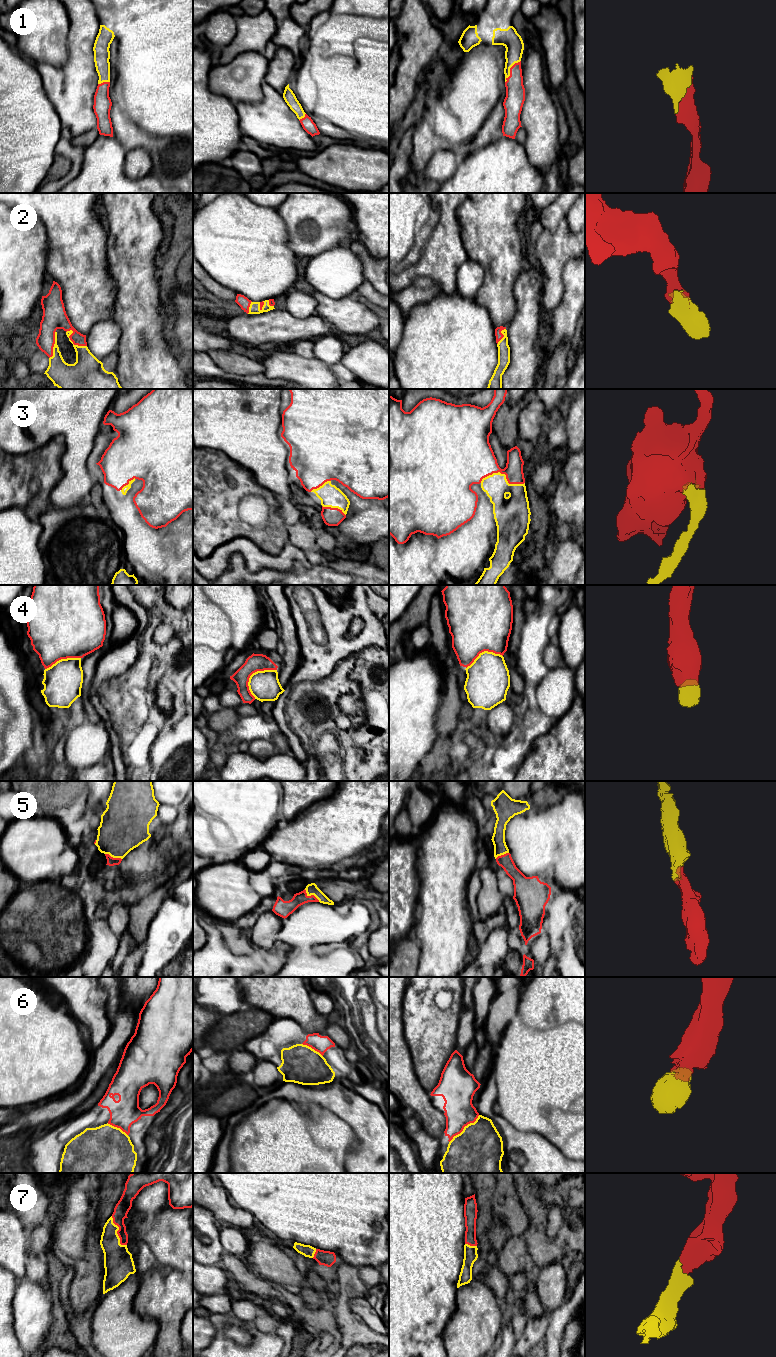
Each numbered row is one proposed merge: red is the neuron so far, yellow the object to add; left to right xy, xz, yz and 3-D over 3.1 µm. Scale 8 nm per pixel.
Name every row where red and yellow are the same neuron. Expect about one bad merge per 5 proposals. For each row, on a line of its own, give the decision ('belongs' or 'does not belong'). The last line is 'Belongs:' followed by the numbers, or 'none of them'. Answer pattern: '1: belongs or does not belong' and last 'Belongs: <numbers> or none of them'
1: belongs
2: belongs
3: belongs
4: belongs
5: belongs
6: belongs
7: belongs
Belongs: 1, 2, 3, 4, 5, 6, 7

